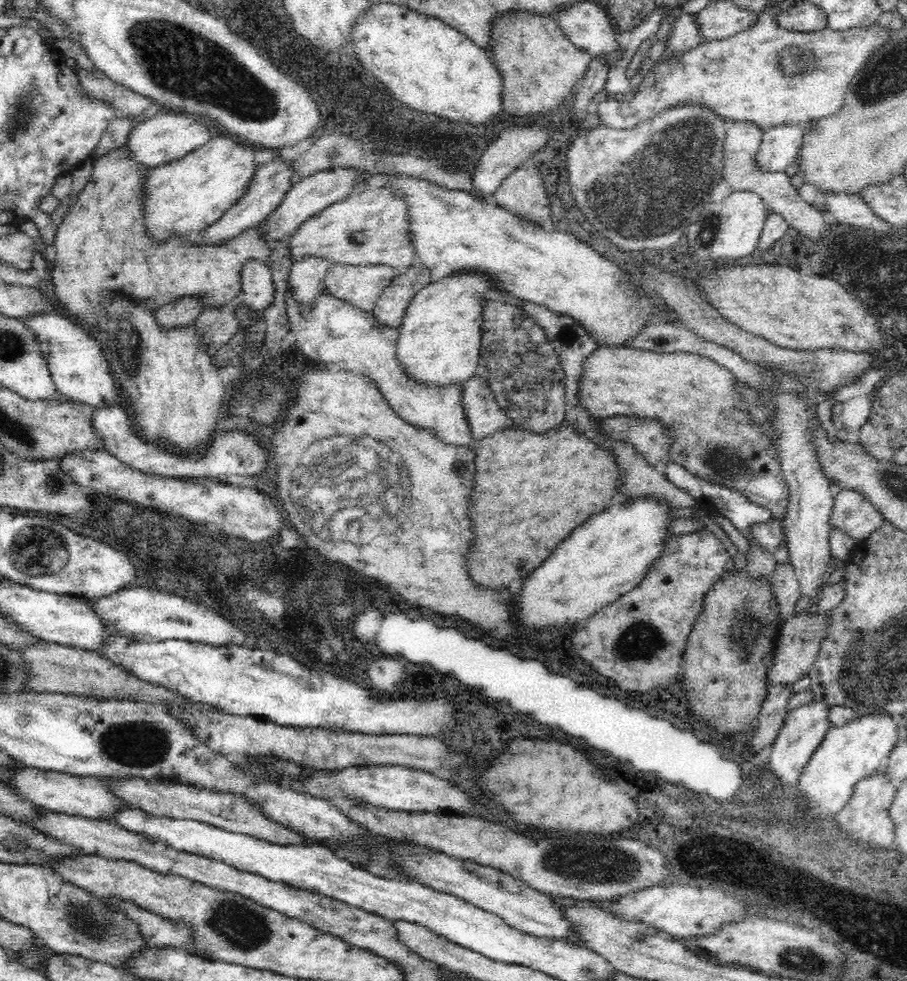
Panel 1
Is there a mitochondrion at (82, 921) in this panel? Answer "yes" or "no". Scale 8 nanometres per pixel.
yes

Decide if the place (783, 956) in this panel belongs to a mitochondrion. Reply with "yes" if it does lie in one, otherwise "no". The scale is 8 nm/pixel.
yes

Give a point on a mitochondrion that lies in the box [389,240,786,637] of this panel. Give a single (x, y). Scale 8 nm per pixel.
(722, 461)

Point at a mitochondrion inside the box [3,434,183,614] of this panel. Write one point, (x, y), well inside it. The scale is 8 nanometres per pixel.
(34, 551)

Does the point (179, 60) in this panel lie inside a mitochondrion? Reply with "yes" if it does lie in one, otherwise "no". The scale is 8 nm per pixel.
yes

